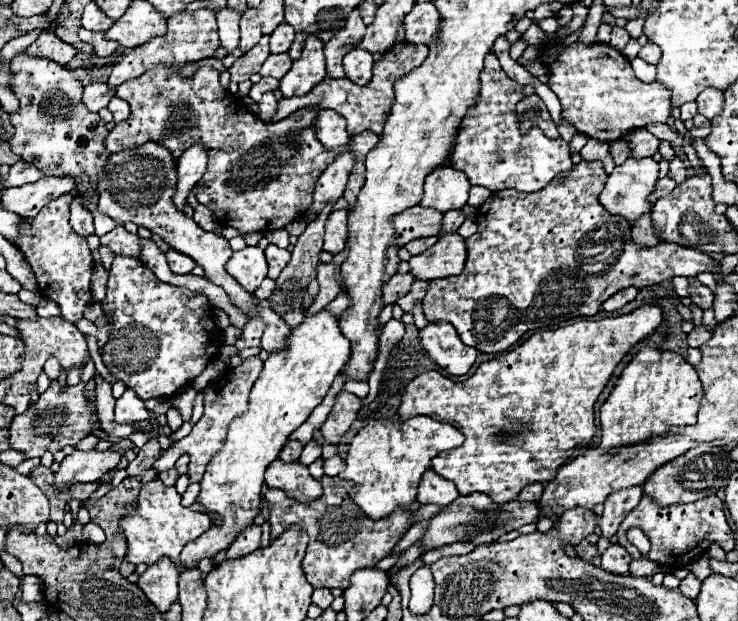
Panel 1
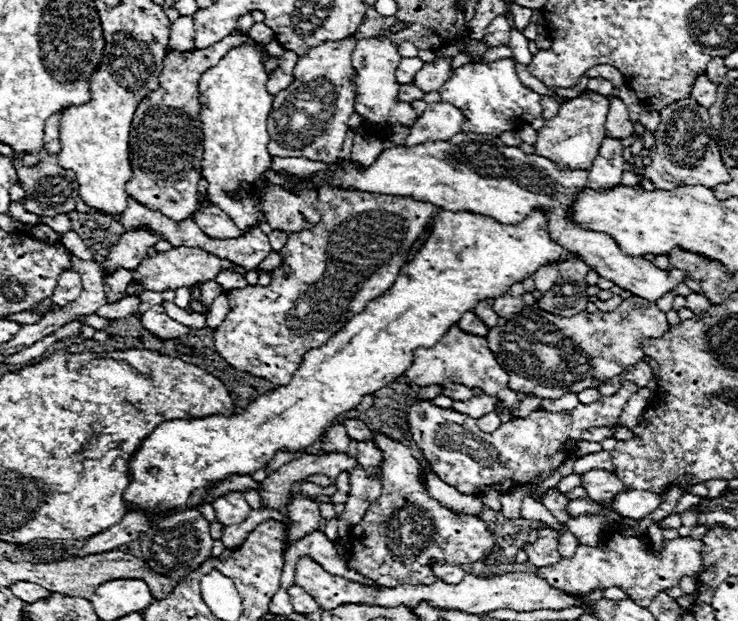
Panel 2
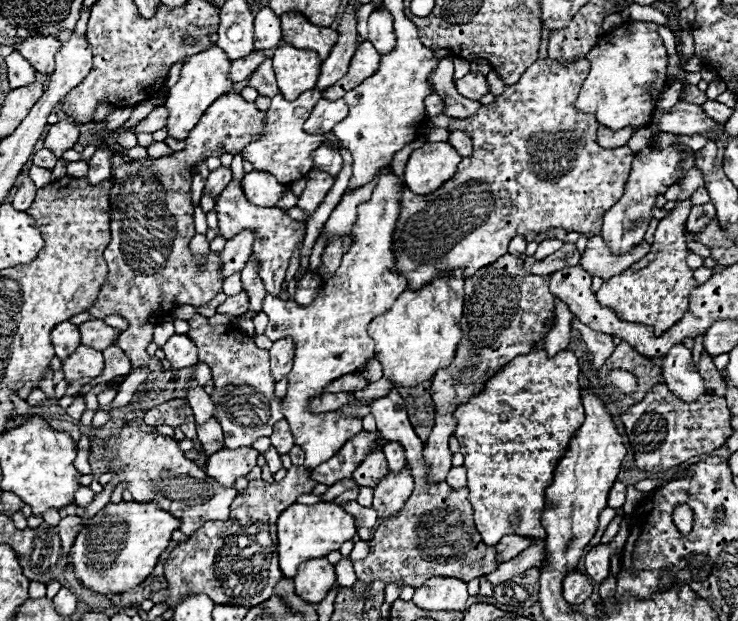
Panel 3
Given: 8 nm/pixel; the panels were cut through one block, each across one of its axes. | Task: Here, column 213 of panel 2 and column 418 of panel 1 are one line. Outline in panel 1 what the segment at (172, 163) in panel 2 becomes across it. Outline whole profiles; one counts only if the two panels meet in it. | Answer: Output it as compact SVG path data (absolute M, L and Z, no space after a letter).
M404 42L406 46L392 46L384 58L380 62L374 64L374 76L370 80L370 84L366 86L358 86L350 80L332 80L332 78L326 78L318 88L314 88L310 94L306 94L306 98L282 98L278 100L278 110L274 114L274 118L270 122L278 122L286 116L290 116L294 110L302 108L302 106L322 106L322 108L330 108L330 110L336 110L340 116L346 118L348 122L348 132L354 136L354 134L360 134L364 130L370 130L378 136L382 136L382 130L384 130L384 124L386 124L386 118L390 114L390 108L394 104L394 82L400 80L402 76L406 76L410 70L418 68L426 56L428 56L428 46L410 46L408 42Z

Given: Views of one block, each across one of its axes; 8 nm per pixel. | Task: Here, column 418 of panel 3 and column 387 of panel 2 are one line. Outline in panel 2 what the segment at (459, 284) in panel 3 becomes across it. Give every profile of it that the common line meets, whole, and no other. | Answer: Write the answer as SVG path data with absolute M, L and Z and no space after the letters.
M440 208L432 224L434 226L428 240L420 246L414 258L400 268L396 282L382 296L368 302L364 312L354 314L354 318L350 318L344 328L324 346L306 352L288 386L278 386L276 390L256 398L240 414L168 420L156 426L154 432L142 442L138 454L130 458L132 482L124 494L126 502L130 504L128 510L142 508L148 514L158 514L162 510L178 512L196 508L202 504L208 482L222 480L230 474L252 474L254 470L264 468L280 448L304 452L306 446L322 438L326 428L330 428L340 414L356 408L362 396L374 394L402 376L410 368L416 348L432 348L462 318L462 314L474 310L480 300L506 294L512 284L534 276L542 266L554 266L568 258L580 260L578 254L568 252L550 238L548 218L540 208L532 210L520 224L500 224L482 214L450 212Z

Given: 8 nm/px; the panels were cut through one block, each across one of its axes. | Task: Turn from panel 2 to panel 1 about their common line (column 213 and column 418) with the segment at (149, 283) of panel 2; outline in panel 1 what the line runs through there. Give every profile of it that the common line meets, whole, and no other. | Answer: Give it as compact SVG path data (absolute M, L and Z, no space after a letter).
M448 234L446 238L440 238L432 248L408 260L410 274L416 280L436 280L456 276L462 272L464 262L466 262L466 244L464 238L458 234Z

